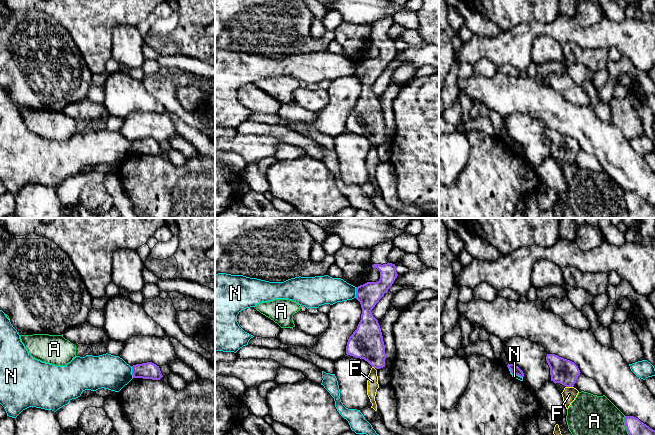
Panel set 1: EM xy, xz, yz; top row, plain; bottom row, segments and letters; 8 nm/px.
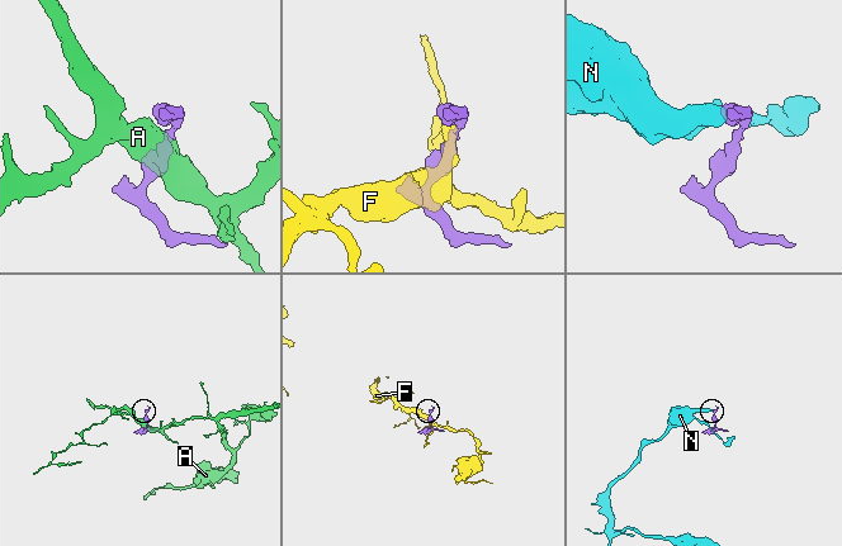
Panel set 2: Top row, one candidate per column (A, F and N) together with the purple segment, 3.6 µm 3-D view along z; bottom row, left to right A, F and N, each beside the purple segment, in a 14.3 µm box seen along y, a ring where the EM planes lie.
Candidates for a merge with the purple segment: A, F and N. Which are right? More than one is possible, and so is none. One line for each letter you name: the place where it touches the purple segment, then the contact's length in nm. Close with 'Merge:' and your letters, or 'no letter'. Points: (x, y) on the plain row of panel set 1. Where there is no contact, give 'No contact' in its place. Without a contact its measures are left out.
Merge: no letter

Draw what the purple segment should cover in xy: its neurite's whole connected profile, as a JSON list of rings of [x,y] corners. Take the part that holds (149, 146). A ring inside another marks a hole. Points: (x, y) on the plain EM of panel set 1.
[[[152,138],[136,140],[131,143],[133,154],[160,156],[163,153],[159,142]]]

